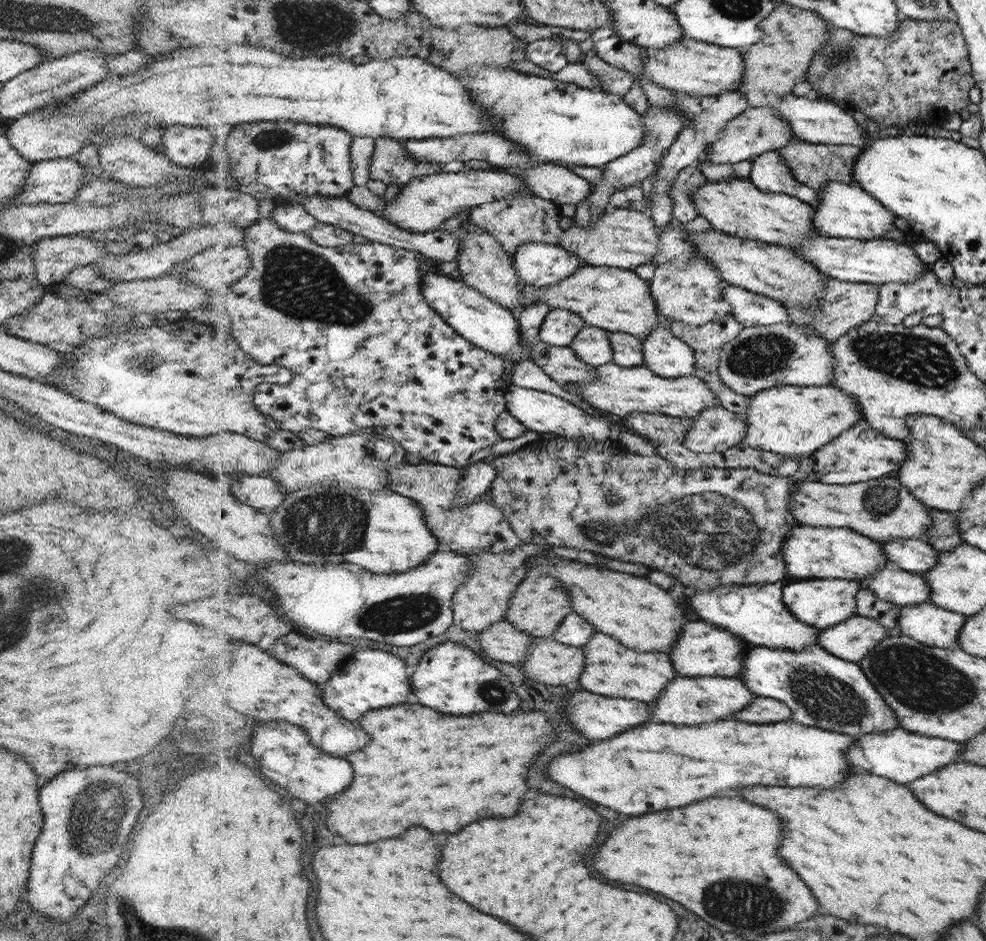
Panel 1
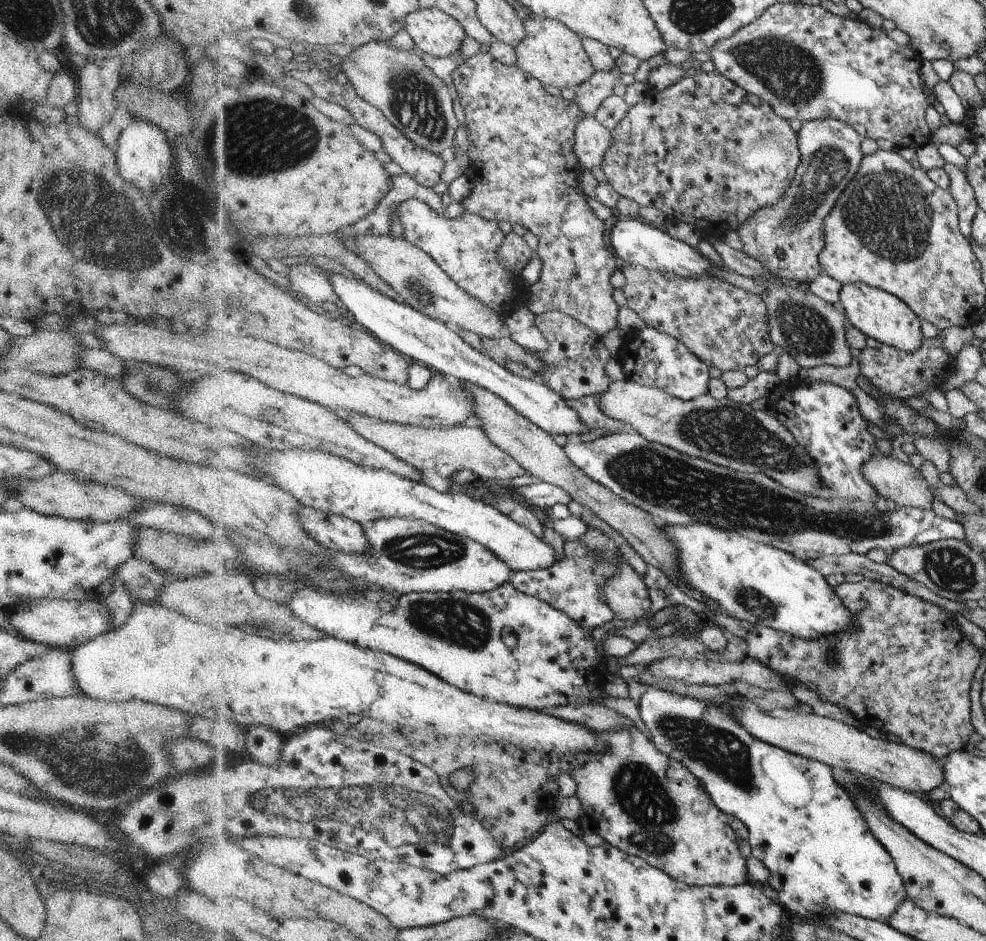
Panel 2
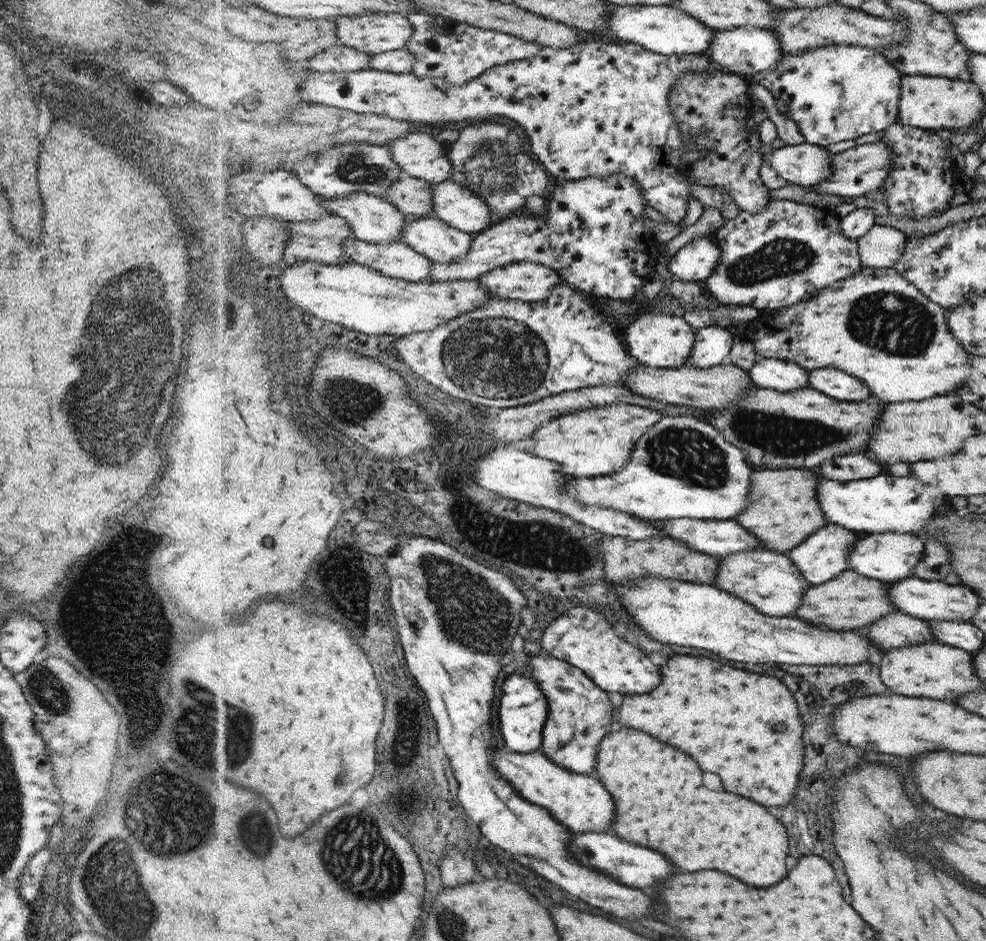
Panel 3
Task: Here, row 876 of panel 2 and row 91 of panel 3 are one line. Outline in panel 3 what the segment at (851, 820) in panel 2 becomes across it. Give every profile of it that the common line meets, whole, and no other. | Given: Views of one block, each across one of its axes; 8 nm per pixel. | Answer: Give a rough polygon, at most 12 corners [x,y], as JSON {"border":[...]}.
{"border":[[877,49],[785,53],[754,74],[806,143],[895,124],[903,76]]}

